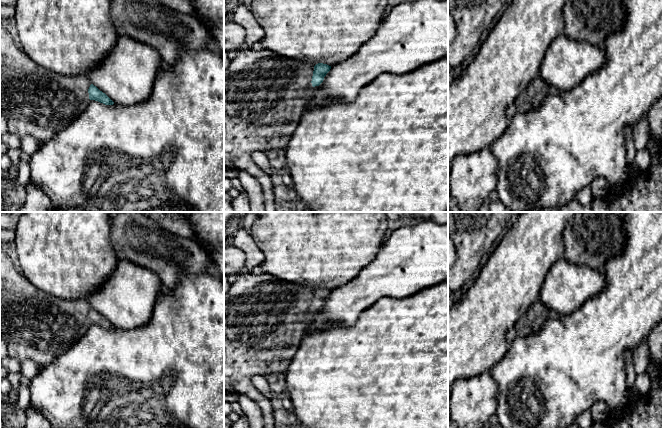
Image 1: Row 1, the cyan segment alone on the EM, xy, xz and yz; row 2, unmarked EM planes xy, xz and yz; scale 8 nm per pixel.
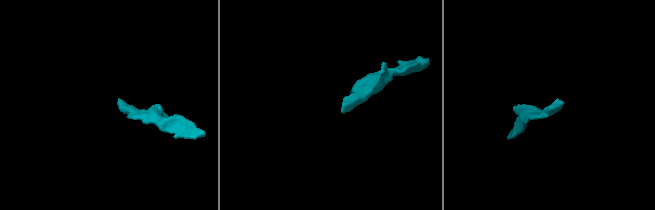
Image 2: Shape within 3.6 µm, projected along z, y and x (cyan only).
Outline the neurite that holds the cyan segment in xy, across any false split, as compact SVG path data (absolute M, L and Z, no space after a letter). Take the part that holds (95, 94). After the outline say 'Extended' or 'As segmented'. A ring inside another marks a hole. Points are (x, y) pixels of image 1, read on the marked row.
M0 23L0 111L6 115L9 133L21 138L31 135L40 145L75 121L88 107L91 100L105 105L114 104L105 93L90 82L86 75L65 76L35 63L21 47L14 43L11 34Z. Extended

